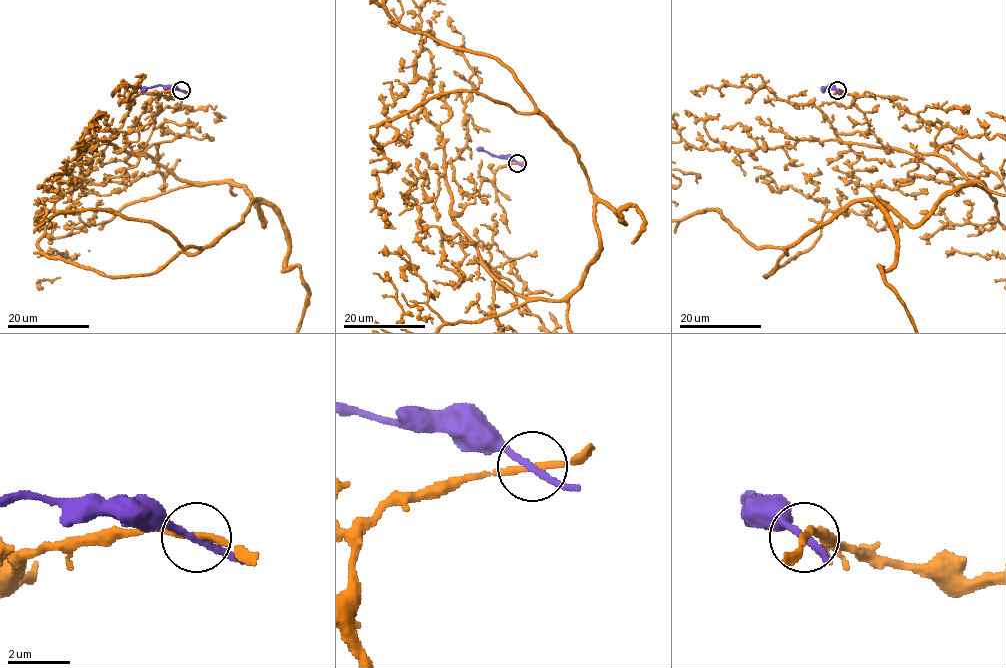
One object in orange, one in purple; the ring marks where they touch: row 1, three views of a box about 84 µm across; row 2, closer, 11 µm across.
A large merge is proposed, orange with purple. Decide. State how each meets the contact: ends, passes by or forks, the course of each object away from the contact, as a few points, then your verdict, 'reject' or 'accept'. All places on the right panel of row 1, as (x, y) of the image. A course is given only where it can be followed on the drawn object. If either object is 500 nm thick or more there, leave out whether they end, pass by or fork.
orange passes by; purple passes by; course orange (836, 91), (886, 151), (974, 182), (914, 225), (876, 202); course purple (836, 91), (830, 85), (822, 92); reject

